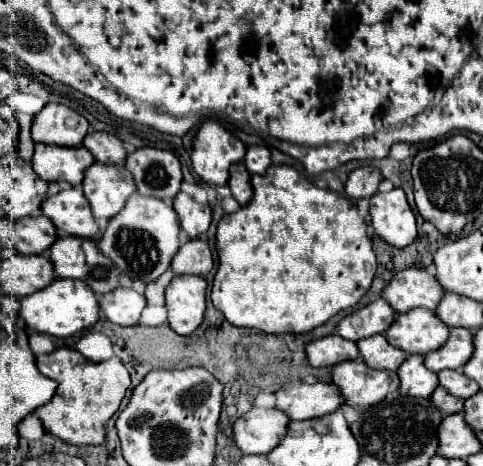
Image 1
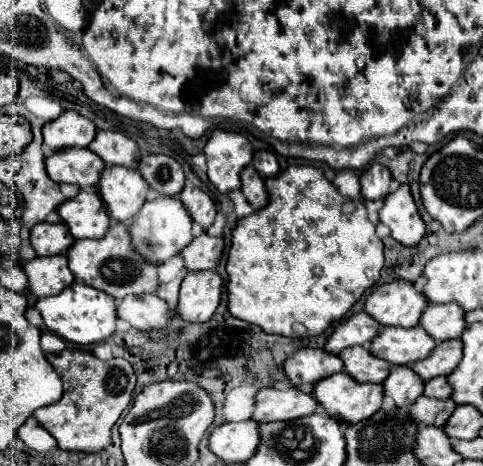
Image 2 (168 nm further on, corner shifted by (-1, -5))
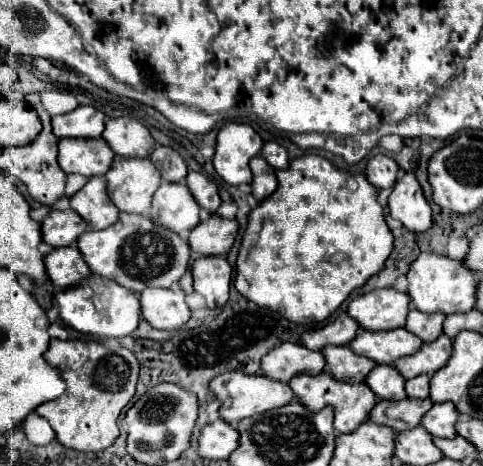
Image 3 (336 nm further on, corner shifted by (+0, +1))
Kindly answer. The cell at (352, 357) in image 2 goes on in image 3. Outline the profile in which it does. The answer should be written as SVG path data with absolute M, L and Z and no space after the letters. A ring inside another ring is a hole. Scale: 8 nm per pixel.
M326 346L322 348L322 354L326 358L326 372L330 374L332 370L336 380L364 382L364 376L368 376L376 366L374 360L366 360L366 356L350 352L348 346Z

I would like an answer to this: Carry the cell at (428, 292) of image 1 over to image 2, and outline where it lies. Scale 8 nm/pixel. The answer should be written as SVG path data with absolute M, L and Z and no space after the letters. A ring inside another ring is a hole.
M395 280L375 288L367 300L363 312L367 312L381 326L417 326L419 314L427 302L423 302L423 294L419 294L411 282Z

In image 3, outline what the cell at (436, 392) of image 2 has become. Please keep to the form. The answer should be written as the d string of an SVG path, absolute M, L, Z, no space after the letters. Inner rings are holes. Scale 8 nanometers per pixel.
M422 374L406 382L406 392L410 398L428 398L430 394L430 376Z

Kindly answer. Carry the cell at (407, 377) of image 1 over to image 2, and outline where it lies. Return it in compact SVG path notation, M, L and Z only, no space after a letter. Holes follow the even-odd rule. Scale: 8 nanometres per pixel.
M393 366L381 386L385 396L393 398L399 408L407 408L423 394L425 382L409 366Z

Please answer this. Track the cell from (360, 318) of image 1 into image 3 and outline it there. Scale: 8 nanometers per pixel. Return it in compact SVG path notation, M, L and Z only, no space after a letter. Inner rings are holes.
M342 312L326 326L320 326L320 328L314 328L312 332L302 334L300 344L304 344L310 350L322 350L328 344L344 346L344 344L350 344L350 340L354 340L358 330L360 330L360 324L354 318L350 318L346 312Z

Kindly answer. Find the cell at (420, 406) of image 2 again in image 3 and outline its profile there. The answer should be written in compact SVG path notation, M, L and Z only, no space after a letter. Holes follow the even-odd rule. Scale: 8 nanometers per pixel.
M382 400L378 402L372 412L370 412L370 420L376 424L384 424L390 426L398 432L402 430L410 430L420 426L422 416L432 408L432 400L398 400L398 402L390 402L390 400Z

